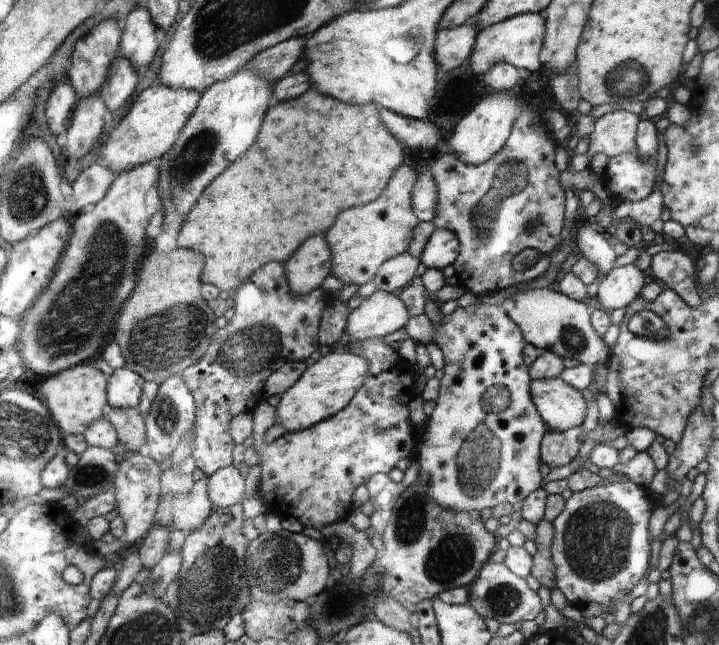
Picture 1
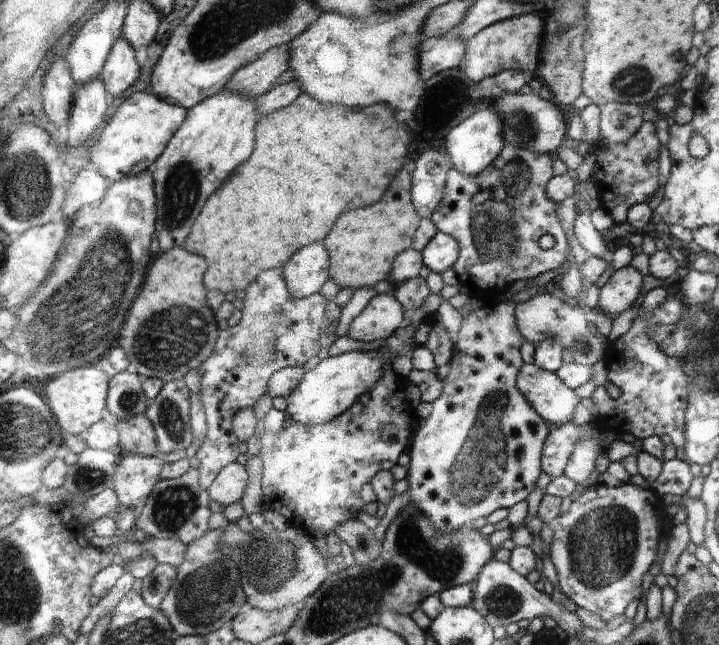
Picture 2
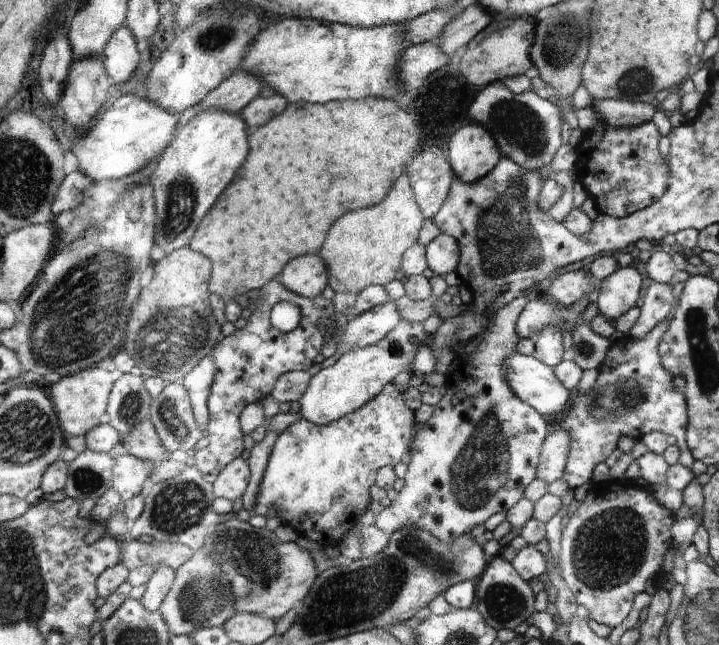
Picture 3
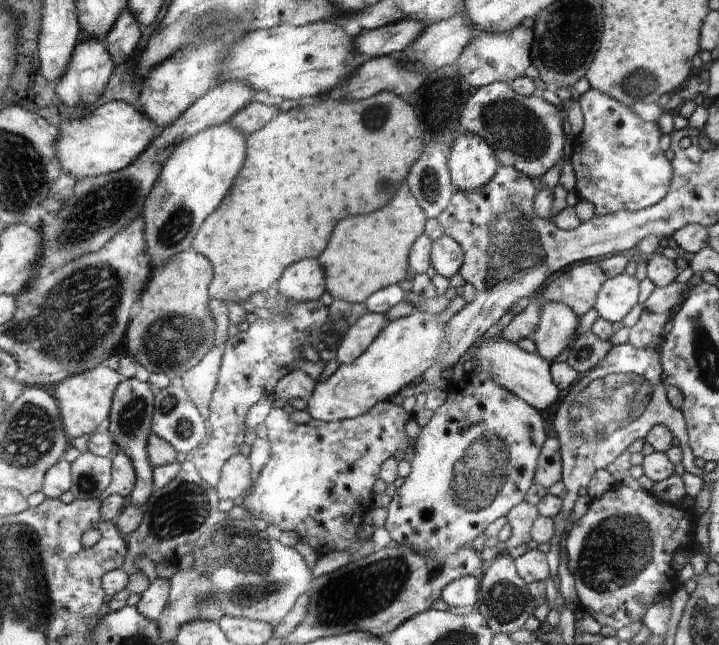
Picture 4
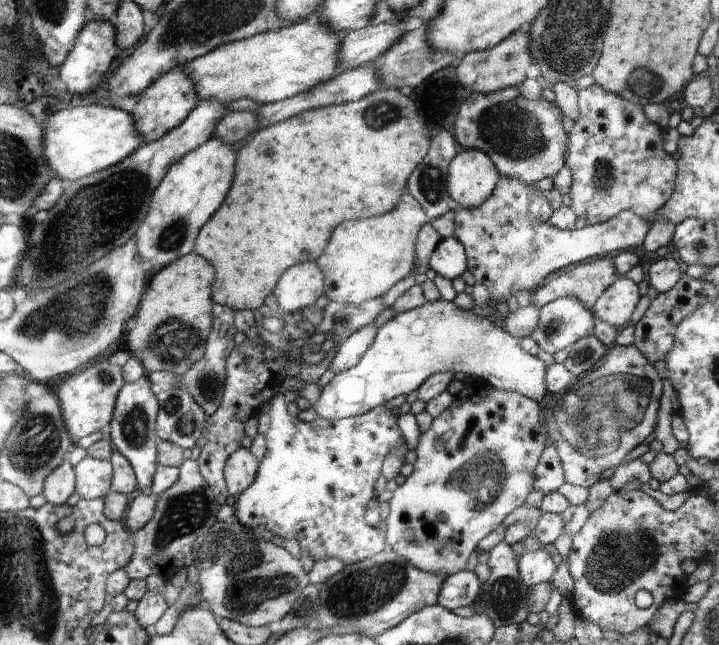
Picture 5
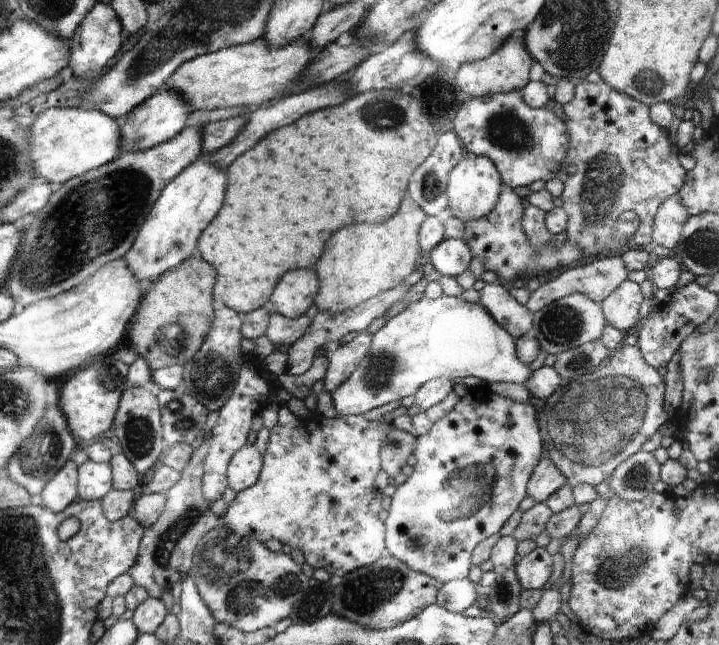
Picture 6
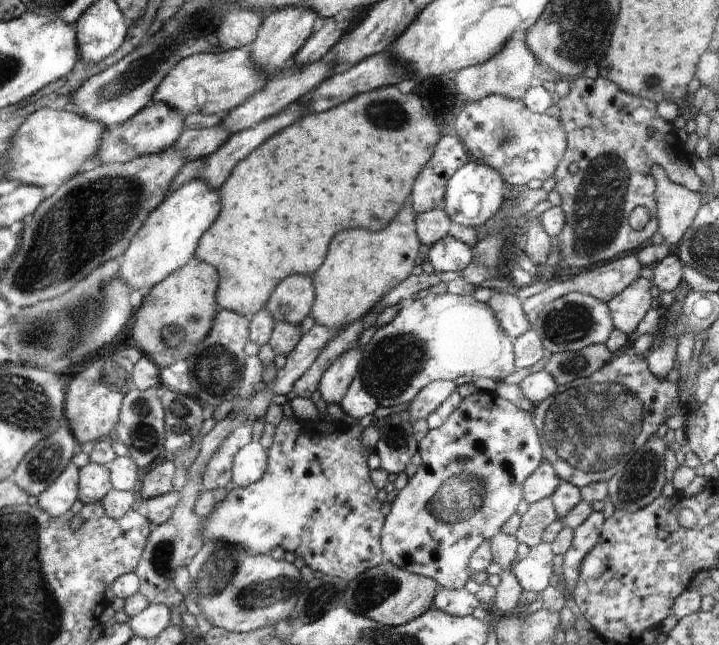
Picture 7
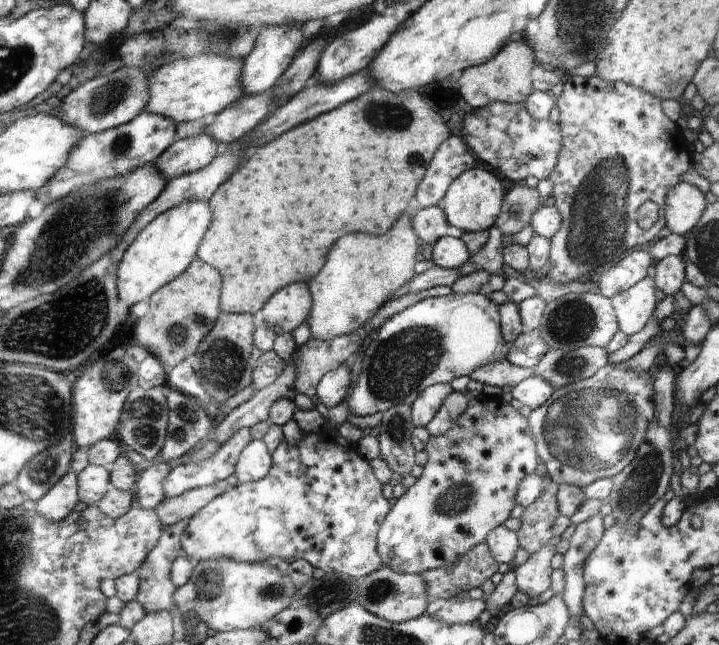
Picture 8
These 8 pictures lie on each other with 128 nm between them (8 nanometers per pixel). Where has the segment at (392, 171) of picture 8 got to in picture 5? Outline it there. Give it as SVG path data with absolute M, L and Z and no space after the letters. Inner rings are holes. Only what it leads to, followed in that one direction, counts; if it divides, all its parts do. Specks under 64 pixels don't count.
M383 86L361 100L306 110L286 121L260 127L236 148L236 152L242 152L242 164L238 164L238 180L234 180L234 188L230 188L230 200L226 200L222 212L201 229L198 248L193 249L193 253L202 252L202 257L210 260L217 272L213 302L234 310L252 311L262 306L264 299L277 289L284 270L324 254L328 238L340 222L393 211L401 201L400 194L404 194L408 176L422 162L429 147L430 134L418 120L414 102L398 89ZM342 114L346 118L346 130L336 130L328 124L330 118L342 118Z

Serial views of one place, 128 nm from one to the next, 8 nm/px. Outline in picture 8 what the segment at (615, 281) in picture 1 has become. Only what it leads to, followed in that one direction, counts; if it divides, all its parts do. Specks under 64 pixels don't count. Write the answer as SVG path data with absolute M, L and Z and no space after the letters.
M646 277L634 286L611 297L611 303L616 314L619 330L627 337L638 333L644 328L648 318L657 308L654 298L656 286L654 279Z

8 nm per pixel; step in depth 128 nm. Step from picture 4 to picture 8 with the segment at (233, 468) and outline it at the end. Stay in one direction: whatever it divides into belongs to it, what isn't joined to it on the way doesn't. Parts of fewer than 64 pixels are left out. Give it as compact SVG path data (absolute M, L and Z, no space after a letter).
M254 439L244 451L235 466L238 483L254 482L264 479L272 470L272 453L268 452L263 439Z

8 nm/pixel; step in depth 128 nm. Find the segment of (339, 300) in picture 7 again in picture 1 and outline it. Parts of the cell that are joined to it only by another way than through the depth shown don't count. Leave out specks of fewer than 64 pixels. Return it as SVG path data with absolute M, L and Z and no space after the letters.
M402 164L402 168L398 168L390 179L384 194L374 202L340 211L334 224L324 235L333 253L334 276L342 284L357 284L360 287L368 280L373 281L374 276L381 271L382 264L409 250L420 222L412 212L412 188L416 184L416 178L418 174Z

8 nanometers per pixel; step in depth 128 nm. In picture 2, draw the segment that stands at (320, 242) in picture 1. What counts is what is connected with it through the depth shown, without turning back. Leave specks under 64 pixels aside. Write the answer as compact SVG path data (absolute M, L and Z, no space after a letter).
M323 241L313 242L293 254L282 267L282 276L293 297L305 300L320 292L322 284L328 280L328 266L330 257L325 244Z

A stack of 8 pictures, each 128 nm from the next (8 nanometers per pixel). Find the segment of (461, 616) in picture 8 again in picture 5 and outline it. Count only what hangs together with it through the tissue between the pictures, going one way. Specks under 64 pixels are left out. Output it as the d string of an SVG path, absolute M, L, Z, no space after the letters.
M459 571L446 578L438 604L450 611L478 603L481 584L474 571Z

